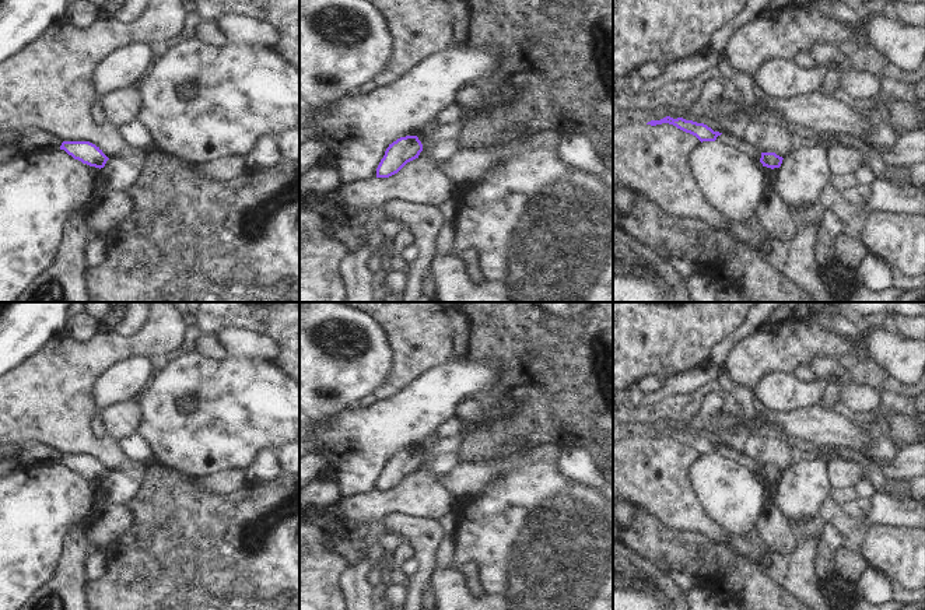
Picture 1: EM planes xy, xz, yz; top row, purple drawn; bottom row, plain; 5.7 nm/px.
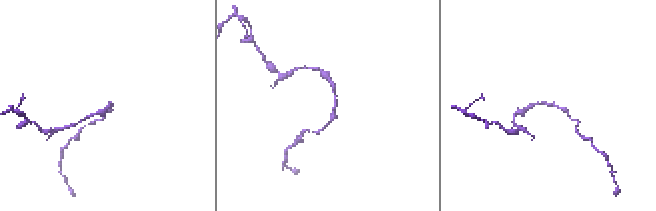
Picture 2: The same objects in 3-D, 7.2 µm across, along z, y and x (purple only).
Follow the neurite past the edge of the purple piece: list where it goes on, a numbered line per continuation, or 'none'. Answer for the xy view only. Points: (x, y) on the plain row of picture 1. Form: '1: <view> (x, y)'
none.

